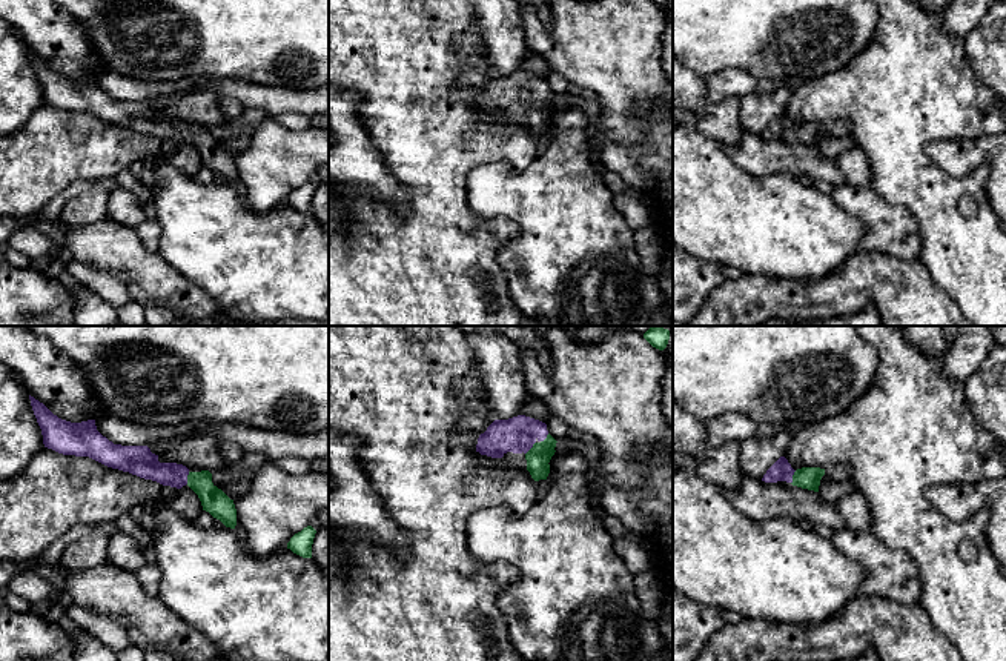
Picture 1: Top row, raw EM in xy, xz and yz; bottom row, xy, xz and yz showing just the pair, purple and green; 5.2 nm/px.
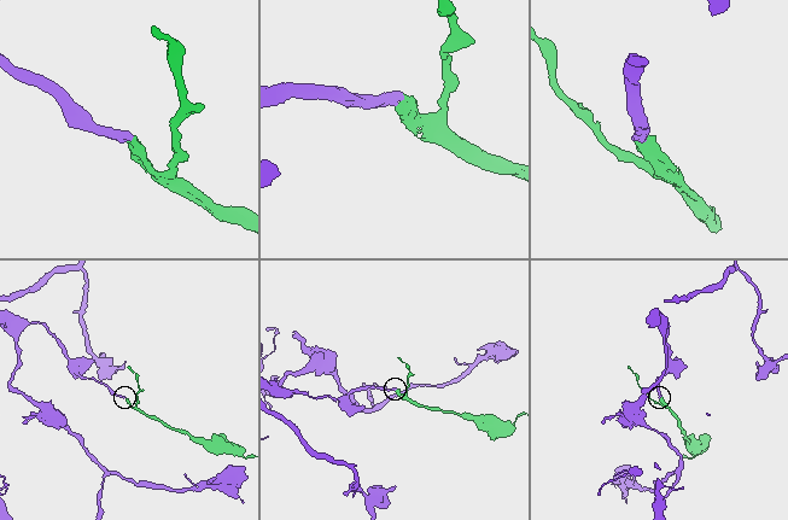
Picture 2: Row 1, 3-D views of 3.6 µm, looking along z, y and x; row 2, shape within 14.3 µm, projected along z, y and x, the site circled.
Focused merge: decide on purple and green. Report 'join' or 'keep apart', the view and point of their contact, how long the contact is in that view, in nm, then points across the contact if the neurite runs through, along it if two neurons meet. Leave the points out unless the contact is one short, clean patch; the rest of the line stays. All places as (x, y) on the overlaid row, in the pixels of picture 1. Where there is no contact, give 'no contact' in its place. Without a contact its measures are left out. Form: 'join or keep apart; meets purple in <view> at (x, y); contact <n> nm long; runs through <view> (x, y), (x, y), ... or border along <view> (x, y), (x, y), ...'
join; meets purple in yz at (791, 477); contact 80 nm long; runs through yz (780, 471), (791, 477), (808, 478)

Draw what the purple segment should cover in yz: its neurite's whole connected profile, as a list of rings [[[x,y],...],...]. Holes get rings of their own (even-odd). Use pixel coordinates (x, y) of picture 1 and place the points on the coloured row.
[[[780,457],[763,475],[762,481],[777,483],[786,481],[793,486],[819,492],[820,480],[825,475],[825,469],[820,467],[802,467],[794,470],[785,457]]]

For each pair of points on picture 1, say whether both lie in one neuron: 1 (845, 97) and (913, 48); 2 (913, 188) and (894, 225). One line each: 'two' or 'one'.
1: one
2: two

